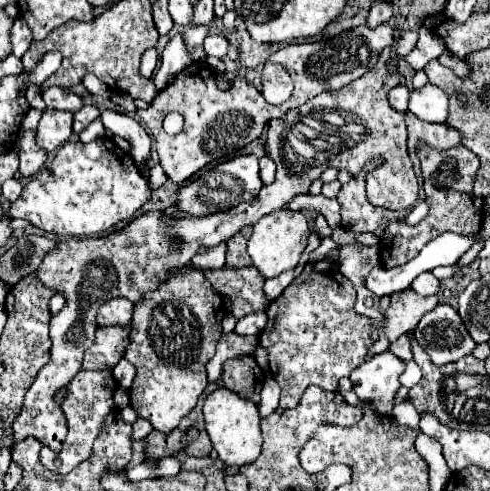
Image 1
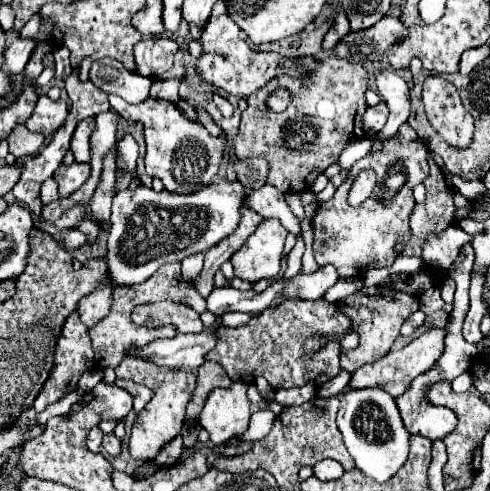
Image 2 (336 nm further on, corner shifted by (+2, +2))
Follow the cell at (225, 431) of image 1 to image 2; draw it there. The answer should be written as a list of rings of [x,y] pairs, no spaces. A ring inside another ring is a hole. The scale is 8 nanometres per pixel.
[[[237,381],[225,389],[213,389],[199,413],[199,423],[209,431],[213,445],[225,445],[229,439],[247,431],[251,417],[251,403],[247,399],[247,385]]]

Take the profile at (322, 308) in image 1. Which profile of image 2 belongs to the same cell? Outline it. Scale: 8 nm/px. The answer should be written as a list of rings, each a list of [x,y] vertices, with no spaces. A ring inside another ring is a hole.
[[[321,299],[321,301],[285,301],[275,311],[265,311],[255,315],[247,325],[243,327],[227,327],[219,325],[215,329],[217,343],[213,351],[205,355],[205,359],[217,361],[223,365],[231,381],[243,381],[253,383],[255,377],[263,375],[273,389],[291,389],[291,387],[303,387],[305,383],[321,385],[329,379],[333,379],[339,369],[339,343],[331,341],[325,349],[321,349],[315,355],[303,353],[303,341],[311,337],[313,333],[345,333],[349,329],[351,321],[345,317],[333,303]]]

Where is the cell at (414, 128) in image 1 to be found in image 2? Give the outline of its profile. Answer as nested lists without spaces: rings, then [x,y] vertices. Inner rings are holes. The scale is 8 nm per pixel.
[[[407,123],[401,125],[397,137],[373,143],[371,151],[351,167],[349,179],[337,187],[329,201],[319,203],[319,209],[315,211],[311,221],[313,255],[319,267],[333,265],[339,277],[361,277],[367,269],[393,265],[397,259],[395,245],[409,239],[409,215],[415,205],[413,189],[429,175],[427,153],[427,145],[417,137],[417,133],[413,133]],[[367,167],[375,171],[377,187],[359,207],[351,207],[347,203],[347,193],[353,185],[351,175],[359,175]]]

